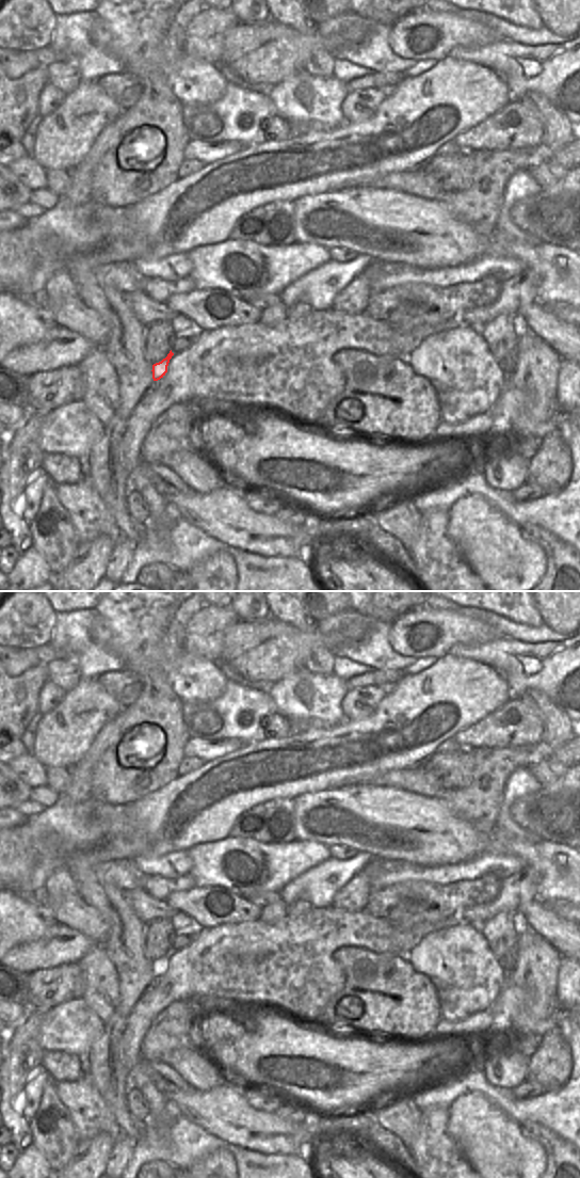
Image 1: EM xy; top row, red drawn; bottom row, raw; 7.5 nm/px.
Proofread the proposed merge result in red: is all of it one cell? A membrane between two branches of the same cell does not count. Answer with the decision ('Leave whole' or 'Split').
Split.

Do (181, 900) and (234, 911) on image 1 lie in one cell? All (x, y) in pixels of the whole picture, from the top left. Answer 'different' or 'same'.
same

